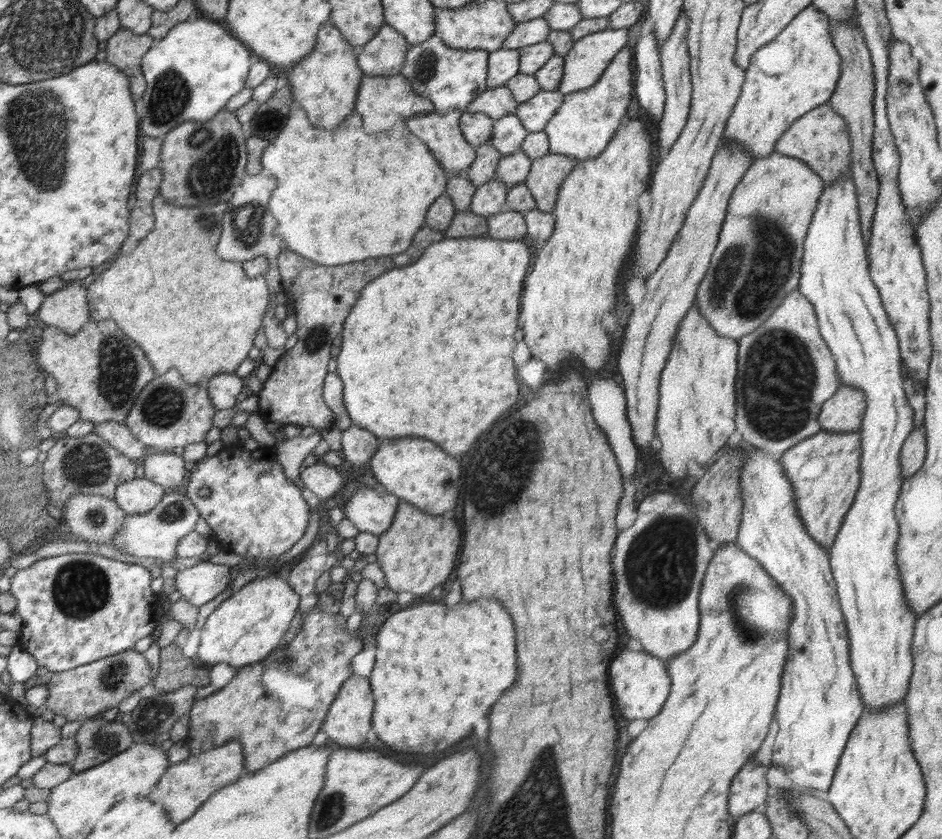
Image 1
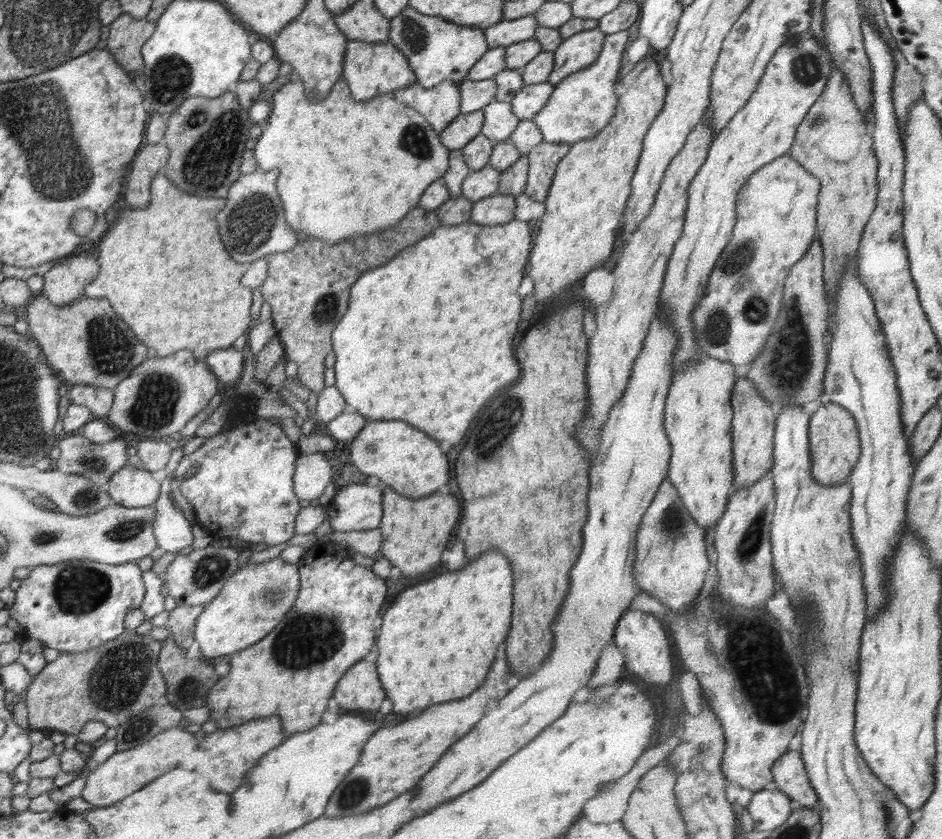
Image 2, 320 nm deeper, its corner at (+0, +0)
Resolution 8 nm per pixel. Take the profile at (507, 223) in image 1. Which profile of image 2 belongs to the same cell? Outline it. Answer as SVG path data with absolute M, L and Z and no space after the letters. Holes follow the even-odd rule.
M500 192L473 202L471 208L472 223L479 225L499 225L515 219L515 196Z

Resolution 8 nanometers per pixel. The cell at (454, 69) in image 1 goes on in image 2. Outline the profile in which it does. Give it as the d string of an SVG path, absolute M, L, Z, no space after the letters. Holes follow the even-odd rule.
M410 6L400 11L397 17L389 19L388 39L405 54L409 64L417 75L417 83L427 89L436 87L443 80L462 83L471 66L489 49L484 30L476 26L454 24L439 16L430 16L418 12Z

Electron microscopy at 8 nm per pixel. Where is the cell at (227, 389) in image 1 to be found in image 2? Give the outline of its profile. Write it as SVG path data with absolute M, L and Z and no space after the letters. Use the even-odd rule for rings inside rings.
M234 348L218 349L209 352L204 358L207 365L213 368L214 374L221 380L225 388L234 386L240 379L244 362L244 352Z

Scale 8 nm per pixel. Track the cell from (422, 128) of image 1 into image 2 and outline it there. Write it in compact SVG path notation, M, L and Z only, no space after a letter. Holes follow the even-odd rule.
M443 80L436 87L427 89L417 82L392 92L402 104L416 109L440 132L448 127L461 111L460 94L456 83Z

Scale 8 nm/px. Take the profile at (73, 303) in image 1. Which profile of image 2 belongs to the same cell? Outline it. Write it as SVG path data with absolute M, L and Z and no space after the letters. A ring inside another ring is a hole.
M90 253L60 262L44 274L42 295L58 306L73 303L82 298L85 288L94 282L100 269L98 260Z

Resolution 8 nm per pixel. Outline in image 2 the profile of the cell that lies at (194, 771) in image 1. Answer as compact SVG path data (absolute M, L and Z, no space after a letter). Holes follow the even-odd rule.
M270 715L241 724L238 728L217 730L208 734L180 767L202 773L210 784L214 784L214 788L218 788L218 792L234 792L238 786L242 786L246 772L257 766L258 760L266 752L274 751L274 748L285 743L288 737L282 732L282 726L283 722L278 715Z

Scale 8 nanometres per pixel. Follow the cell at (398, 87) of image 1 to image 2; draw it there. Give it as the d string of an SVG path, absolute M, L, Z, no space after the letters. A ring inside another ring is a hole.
M390 39L378 42L349 40L344 62L344 79L349 84L354 100L367 101L384 93L392 94L417 82L417 75L408 58L398 51Z

